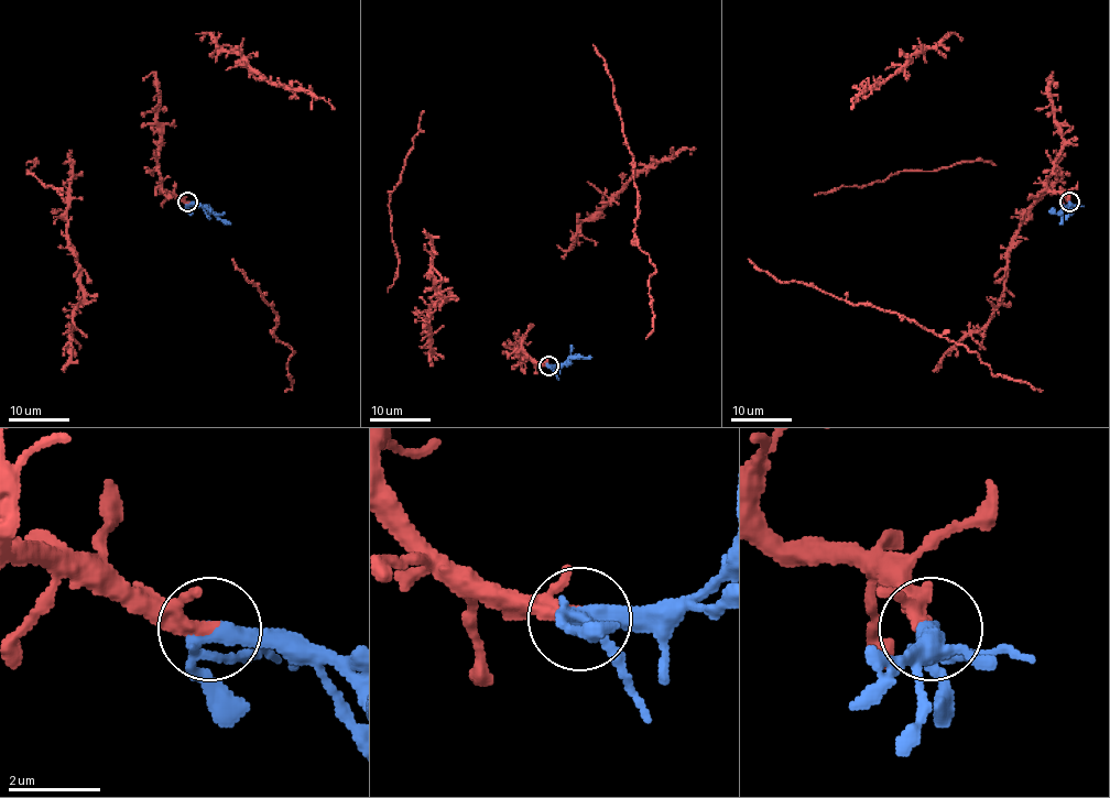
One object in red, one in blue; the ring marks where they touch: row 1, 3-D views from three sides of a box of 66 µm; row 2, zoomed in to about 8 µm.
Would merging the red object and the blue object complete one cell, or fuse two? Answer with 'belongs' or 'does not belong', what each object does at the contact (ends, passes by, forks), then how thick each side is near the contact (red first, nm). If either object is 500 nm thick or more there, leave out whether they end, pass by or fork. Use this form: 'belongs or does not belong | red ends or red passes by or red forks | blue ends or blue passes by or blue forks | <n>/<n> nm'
belongs | red passes by | blue forks | 240/300 nm

